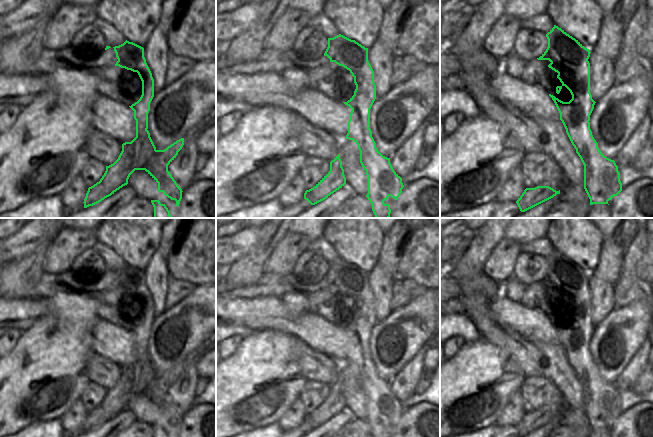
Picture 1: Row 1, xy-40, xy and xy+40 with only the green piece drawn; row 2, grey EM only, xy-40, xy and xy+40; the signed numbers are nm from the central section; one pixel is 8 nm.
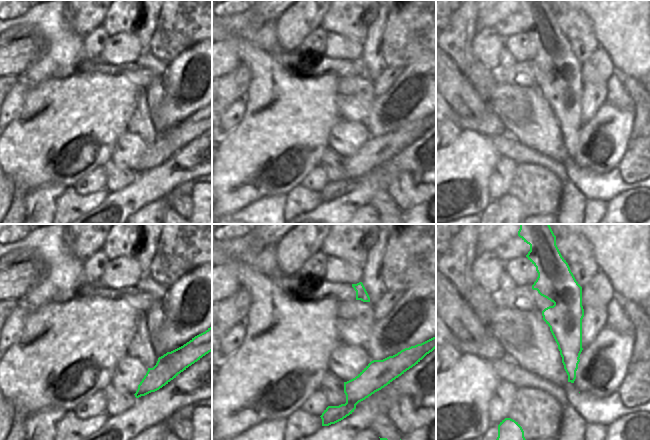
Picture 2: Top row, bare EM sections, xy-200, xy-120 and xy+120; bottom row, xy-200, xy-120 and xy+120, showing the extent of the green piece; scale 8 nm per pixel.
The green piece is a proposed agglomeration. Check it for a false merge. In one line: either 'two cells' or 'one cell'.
two cells

